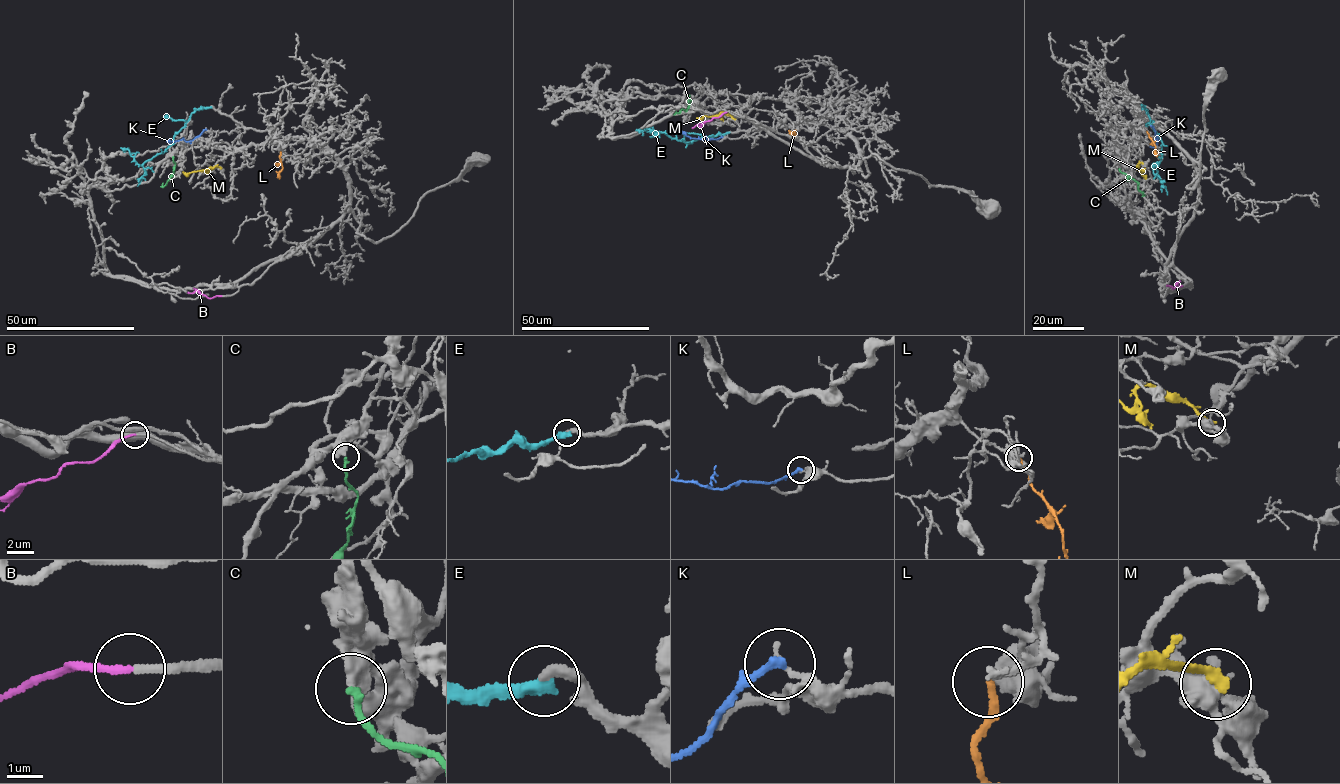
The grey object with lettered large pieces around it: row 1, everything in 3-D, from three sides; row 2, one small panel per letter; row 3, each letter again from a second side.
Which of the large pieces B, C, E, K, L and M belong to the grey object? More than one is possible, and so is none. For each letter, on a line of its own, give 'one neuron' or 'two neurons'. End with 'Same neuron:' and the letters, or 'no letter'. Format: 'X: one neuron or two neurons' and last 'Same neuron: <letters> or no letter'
B: one neuron
C: two neurons
E: one neuron
K: two neurons
L: two neurons
M: two neurons
Same neuron: B, E

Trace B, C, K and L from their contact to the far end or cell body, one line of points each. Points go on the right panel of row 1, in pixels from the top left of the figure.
B: (1166, 285), (1172, 289), (1178, 283), (1182, 286)
C: (1119, 168), (1134, 179), (1141, 192)
K: (1151, 125), (1158, 138), (1155, 145), (1150, 147)
L: (1147, 131), (1157, 156)

